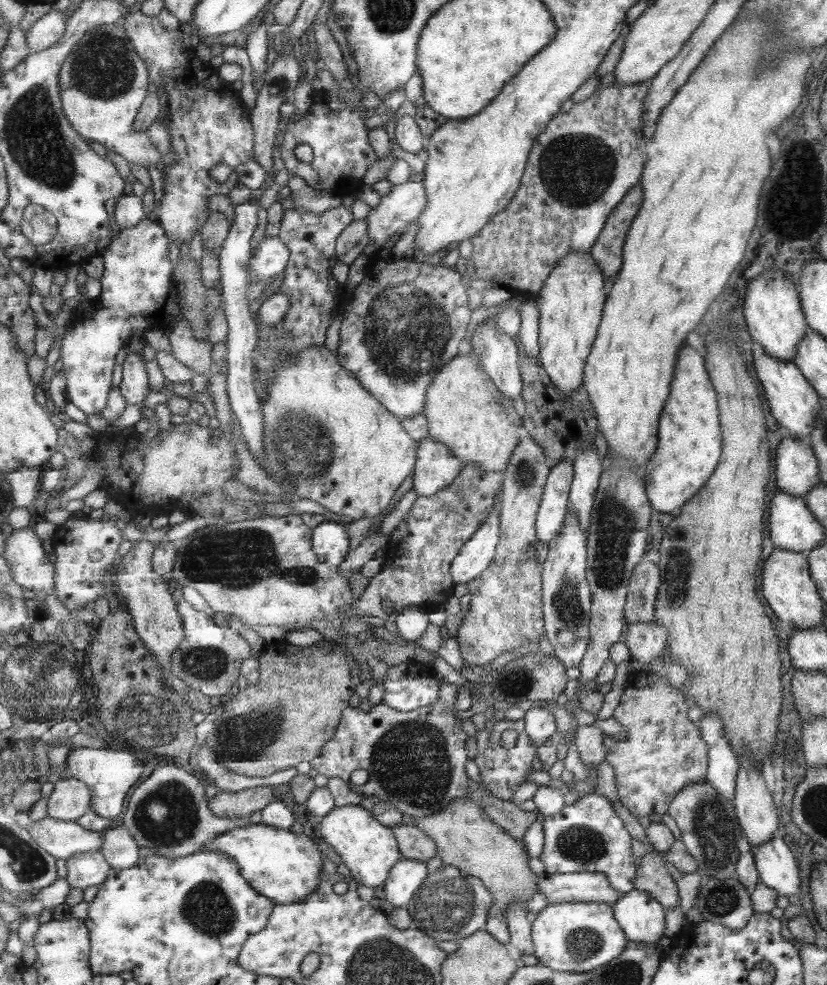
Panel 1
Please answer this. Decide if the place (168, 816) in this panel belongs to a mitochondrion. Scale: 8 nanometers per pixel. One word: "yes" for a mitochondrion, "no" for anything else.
yes

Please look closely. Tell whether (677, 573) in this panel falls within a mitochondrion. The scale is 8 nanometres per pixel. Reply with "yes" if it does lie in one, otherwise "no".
yes

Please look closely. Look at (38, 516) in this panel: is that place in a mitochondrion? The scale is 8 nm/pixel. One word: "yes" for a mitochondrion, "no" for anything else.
no

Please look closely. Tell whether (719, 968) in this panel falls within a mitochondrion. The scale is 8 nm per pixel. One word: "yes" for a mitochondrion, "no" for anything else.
no

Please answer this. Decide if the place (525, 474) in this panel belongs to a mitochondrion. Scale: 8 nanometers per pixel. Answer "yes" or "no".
yes

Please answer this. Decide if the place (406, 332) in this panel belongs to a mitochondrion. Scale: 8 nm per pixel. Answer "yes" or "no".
yes

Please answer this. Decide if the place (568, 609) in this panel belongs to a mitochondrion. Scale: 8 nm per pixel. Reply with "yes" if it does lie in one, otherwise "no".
yes

